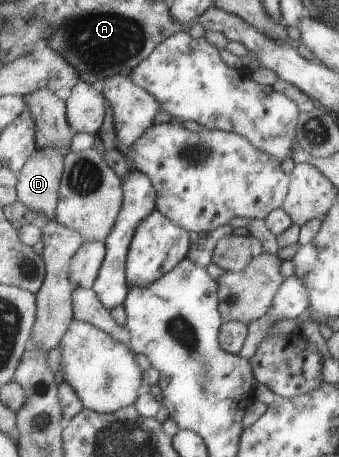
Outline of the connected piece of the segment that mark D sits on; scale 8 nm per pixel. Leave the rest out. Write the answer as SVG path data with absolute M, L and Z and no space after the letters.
M58 148L38 150L18 173L19 201L33 216L54 220L59 204L65 157Z

